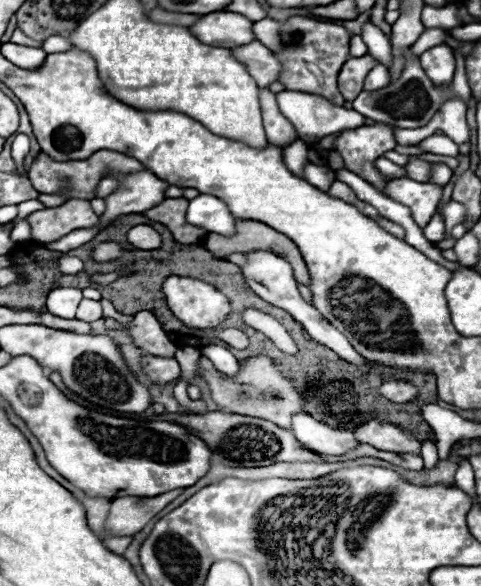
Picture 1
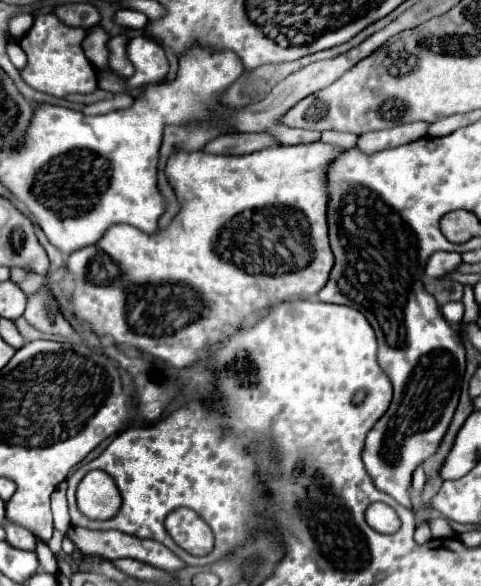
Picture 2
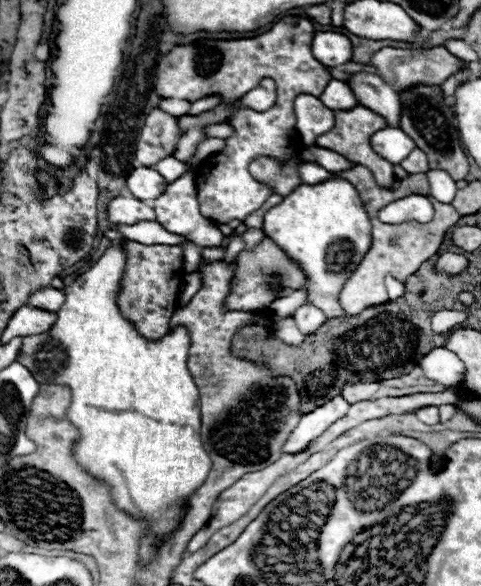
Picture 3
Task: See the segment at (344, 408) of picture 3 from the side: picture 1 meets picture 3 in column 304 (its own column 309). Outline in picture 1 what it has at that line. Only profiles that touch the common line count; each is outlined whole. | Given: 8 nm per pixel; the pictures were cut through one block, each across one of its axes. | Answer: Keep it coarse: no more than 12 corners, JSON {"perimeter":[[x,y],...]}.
{"perimeter":[[296,414],[292,430],[306,448],[338,456],[358,444],[350,430]]}

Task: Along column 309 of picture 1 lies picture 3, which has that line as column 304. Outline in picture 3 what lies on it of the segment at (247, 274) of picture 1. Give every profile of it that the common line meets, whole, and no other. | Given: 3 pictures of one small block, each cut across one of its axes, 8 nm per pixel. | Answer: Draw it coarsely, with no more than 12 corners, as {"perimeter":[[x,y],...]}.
{"perimeter":[[302,304],[294,320],[304,334],[314,332],[326,316],[314,304]]}

